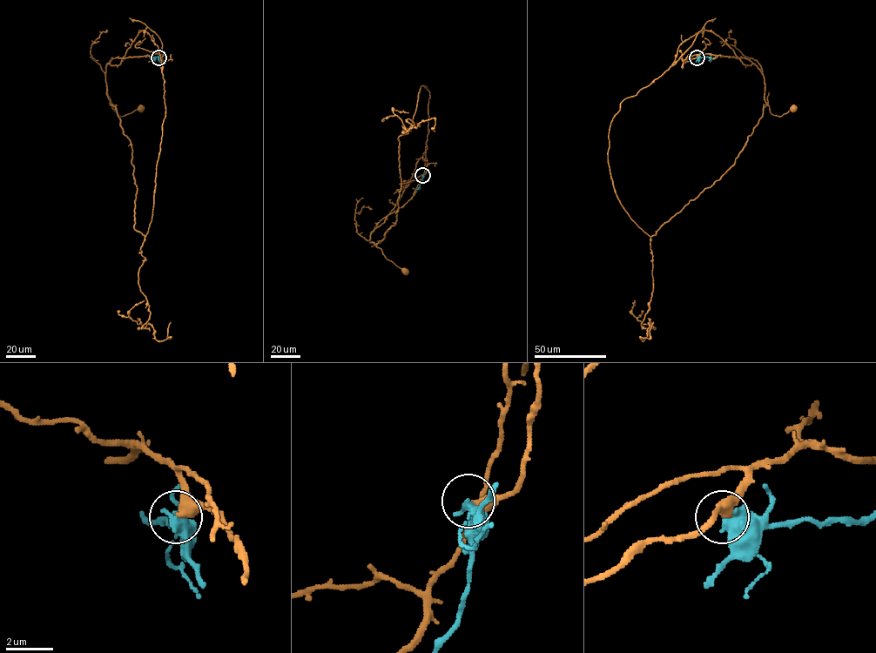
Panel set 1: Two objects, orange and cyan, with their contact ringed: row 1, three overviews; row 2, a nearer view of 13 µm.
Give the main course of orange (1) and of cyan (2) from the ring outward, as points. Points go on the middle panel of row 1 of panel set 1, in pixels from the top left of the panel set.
1: (422, 175), (414, 195), (380, 220), (371, 233), (370, 242), (376, 244), (387, 259), (405, 271)
2: (422, 175), (422, 180), (415, 190)

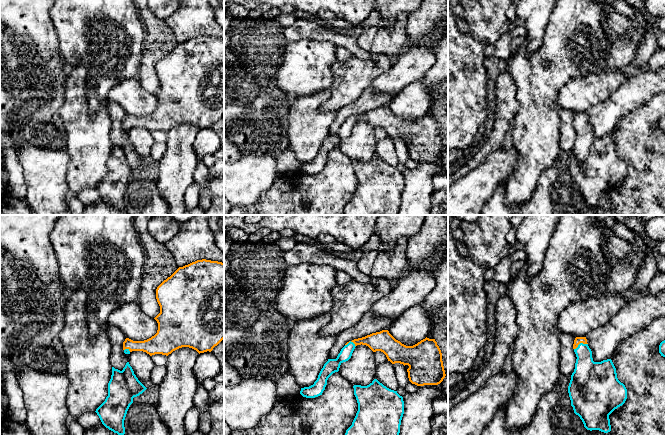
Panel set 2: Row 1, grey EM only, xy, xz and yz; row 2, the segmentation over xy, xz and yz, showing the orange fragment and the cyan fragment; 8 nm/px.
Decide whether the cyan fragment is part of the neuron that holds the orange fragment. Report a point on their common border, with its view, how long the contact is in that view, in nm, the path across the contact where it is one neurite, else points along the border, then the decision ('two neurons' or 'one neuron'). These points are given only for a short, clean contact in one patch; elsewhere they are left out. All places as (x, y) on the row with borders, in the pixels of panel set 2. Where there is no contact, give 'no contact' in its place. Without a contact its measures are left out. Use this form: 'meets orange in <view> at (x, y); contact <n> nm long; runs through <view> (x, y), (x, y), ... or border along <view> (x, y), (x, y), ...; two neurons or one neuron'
meets orange in yz at (580, 342); contact 120 nm long; two neurons

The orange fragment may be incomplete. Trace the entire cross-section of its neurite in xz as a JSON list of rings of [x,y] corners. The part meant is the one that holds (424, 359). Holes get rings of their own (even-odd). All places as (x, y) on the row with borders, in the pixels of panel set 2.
[[[388,330],[372,333],[351,342],[383,352],[392,364],[408,365],[409,381],[417,386],[438,385],[445,378],[442,353],[435,339],[425,338],[413,346],[396,340]]]

